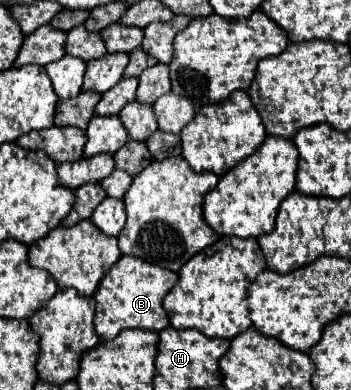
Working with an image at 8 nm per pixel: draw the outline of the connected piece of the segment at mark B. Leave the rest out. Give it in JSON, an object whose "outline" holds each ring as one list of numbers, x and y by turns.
{"outline":[[122,255,110,271,100,281,94,301,96,301,96,317,94,329,102,341,114,339,122,329,148,329,160,331,170,325,168,313,162,307,164,295,176,285,178,275,170,269,162,269,158,265,146,263,132,255]]}

